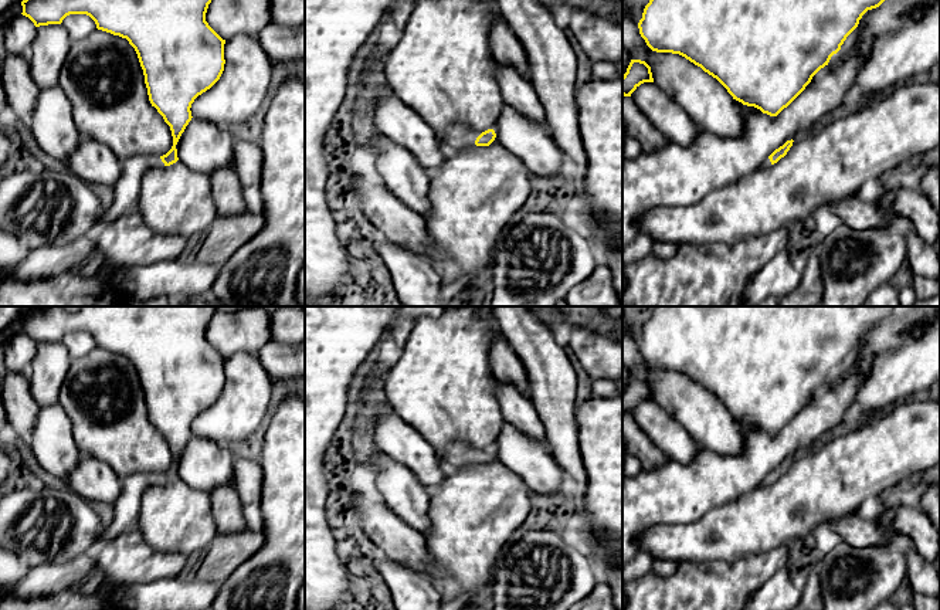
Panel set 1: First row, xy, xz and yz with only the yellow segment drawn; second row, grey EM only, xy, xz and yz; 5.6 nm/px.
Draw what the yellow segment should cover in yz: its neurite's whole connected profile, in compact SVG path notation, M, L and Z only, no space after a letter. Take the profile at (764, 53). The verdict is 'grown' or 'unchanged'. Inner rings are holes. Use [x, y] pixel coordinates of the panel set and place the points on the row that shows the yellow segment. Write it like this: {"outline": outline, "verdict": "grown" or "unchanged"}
{"outline": "M649 0L638 23L639 34L656 52L679 54L716 78L733 96L777 116L841 50L862 16L885 0Z", "verdict": "unchanged"}

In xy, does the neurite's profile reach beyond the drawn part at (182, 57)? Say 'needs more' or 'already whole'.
needs more

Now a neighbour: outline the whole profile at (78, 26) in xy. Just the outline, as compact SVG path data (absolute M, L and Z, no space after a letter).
M69 14L62 23L67 30L71 41L77 41L89 35L94 30L96 30L95 21L86 14Z

